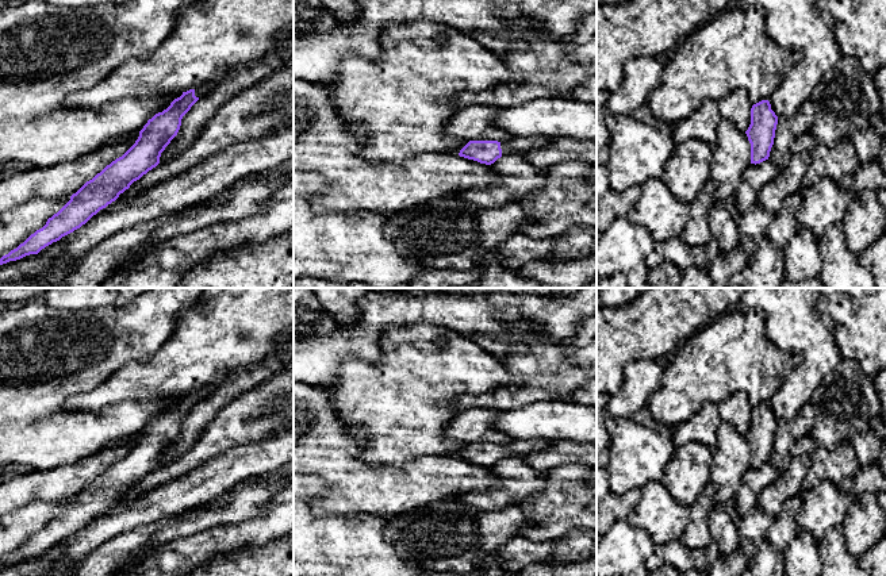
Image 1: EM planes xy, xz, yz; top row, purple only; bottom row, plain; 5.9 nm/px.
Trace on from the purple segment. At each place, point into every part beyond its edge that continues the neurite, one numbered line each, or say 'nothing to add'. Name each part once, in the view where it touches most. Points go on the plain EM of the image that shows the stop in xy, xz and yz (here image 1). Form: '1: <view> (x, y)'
1: xz (517, 448)

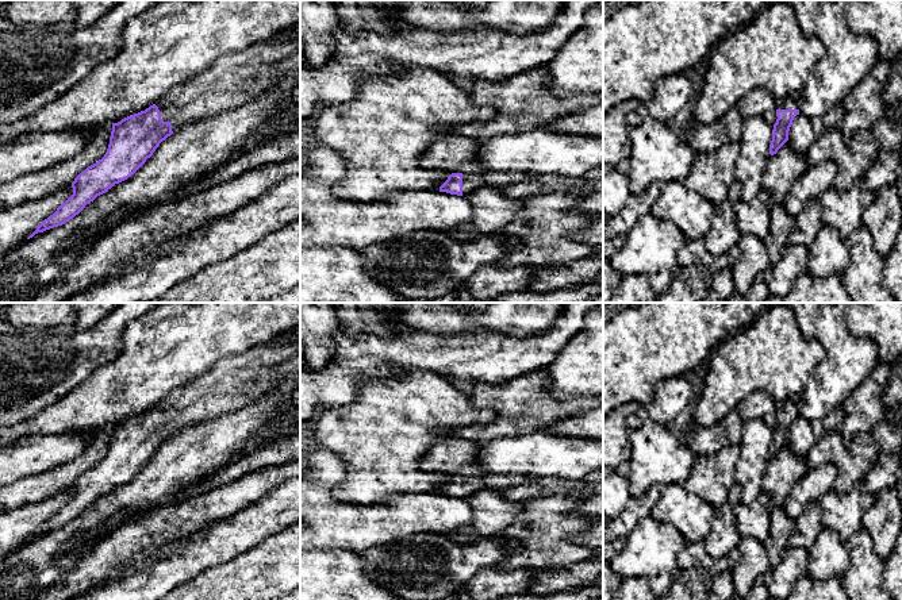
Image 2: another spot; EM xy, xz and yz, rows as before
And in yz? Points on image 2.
1: yz (783, 407)

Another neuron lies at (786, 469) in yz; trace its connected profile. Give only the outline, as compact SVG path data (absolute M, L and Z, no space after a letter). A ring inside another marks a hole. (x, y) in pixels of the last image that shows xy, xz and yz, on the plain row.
M790 442L767 465L764 491L772 507L784 505L792 486L809 472L806 459L791 450Z

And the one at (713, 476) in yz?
M736 445L723 446L711 455L695 454L691 476L683 486L718 509L736 485L738 459L740 449Z

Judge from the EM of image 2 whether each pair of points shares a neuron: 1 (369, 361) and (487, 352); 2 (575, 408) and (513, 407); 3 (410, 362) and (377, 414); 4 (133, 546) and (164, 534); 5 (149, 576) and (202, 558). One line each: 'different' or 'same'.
1: same
2: same
3: different
4: same
5: same

